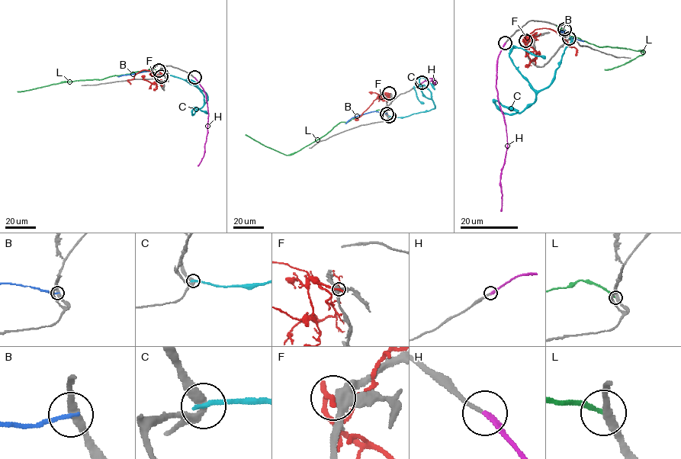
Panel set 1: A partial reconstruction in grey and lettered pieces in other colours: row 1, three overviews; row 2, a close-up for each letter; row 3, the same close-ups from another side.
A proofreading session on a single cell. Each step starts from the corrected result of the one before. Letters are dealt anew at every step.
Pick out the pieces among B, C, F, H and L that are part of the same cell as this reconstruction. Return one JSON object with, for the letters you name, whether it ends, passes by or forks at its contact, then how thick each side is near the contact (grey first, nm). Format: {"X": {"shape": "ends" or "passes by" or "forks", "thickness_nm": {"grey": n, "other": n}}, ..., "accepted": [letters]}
{"H": {"shape": "ends", "thickness_nm": {"grey": 180, "other": 240}}, "accepted": ["H"]}

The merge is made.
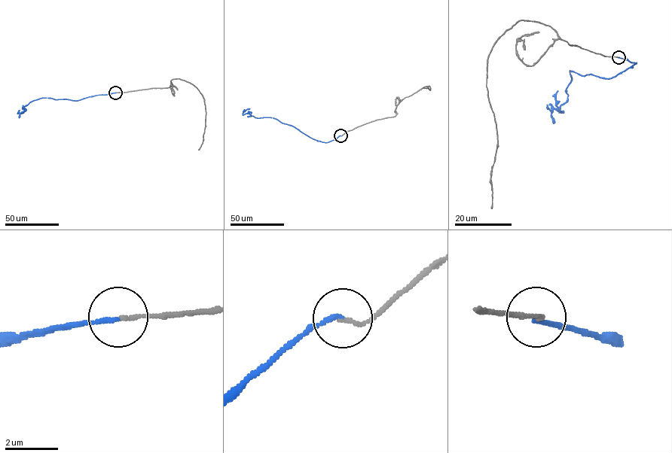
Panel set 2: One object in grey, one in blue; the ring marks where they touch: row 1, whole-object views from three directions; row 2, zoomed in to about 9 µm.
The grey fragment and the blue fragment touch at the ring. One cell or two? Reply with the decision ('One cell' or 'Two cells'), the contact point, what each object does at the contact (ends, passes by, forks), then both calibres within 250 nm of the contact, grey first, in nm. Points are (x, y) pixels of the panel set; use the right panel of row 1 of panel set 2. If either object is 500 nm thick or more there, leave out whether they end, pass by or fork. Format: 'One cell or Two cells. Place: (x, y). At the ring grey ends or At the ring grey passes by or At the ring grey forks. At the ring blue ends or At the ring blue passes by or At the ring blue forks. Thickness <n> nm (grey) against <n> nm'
One cell. Place: (618, 57). At the ring grey ends. At the ring blue ends. Thickness 140 nm (grey) against 170 nm

